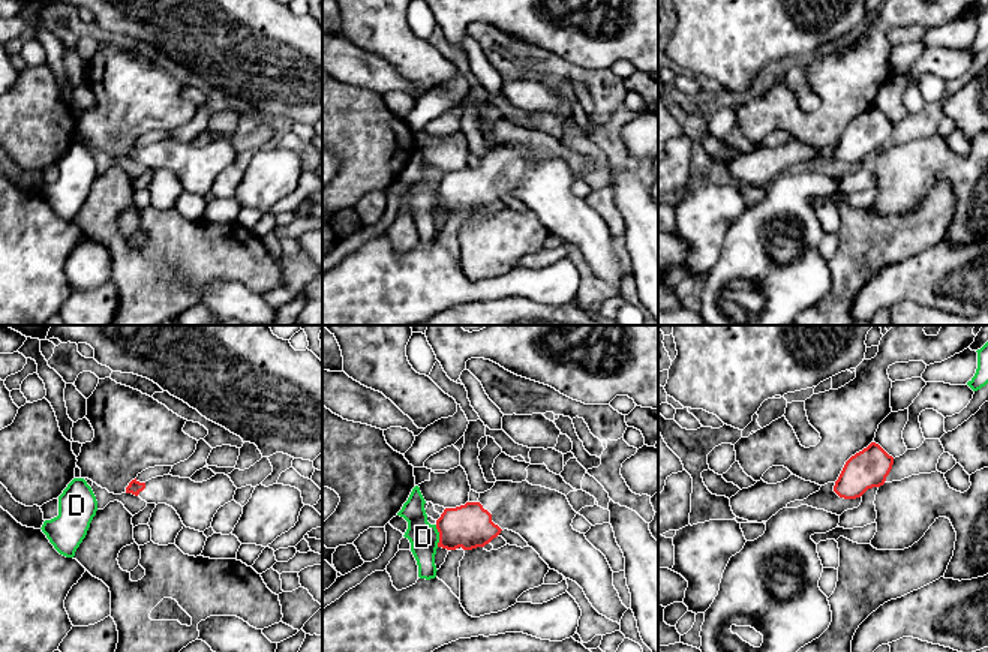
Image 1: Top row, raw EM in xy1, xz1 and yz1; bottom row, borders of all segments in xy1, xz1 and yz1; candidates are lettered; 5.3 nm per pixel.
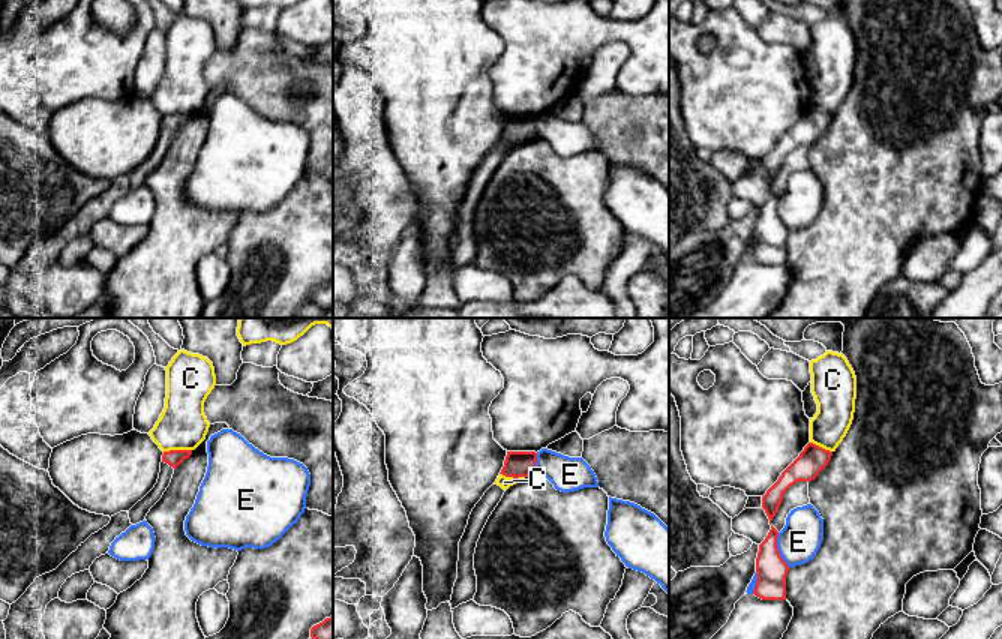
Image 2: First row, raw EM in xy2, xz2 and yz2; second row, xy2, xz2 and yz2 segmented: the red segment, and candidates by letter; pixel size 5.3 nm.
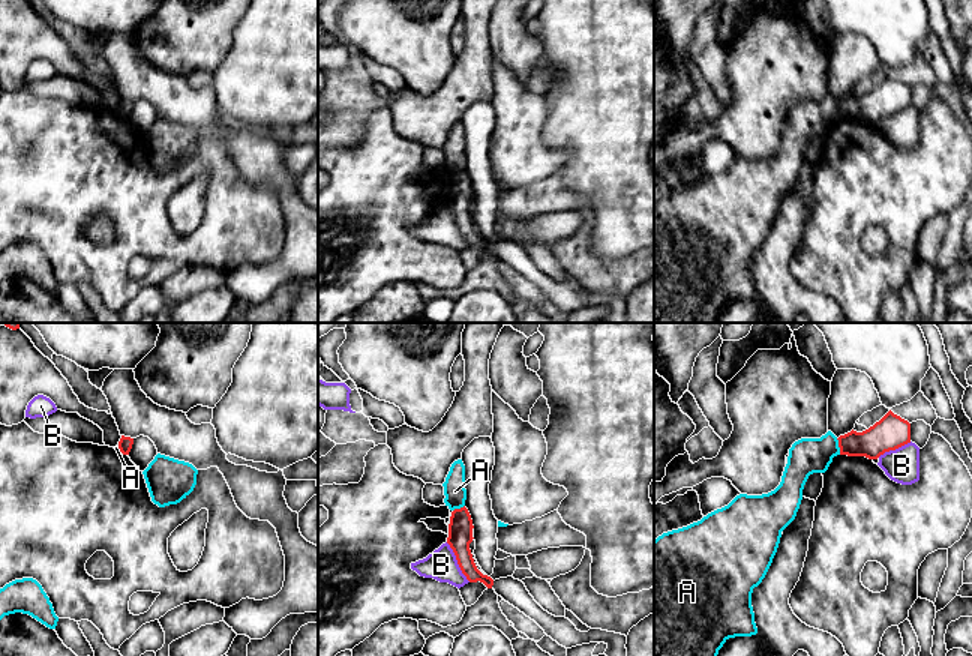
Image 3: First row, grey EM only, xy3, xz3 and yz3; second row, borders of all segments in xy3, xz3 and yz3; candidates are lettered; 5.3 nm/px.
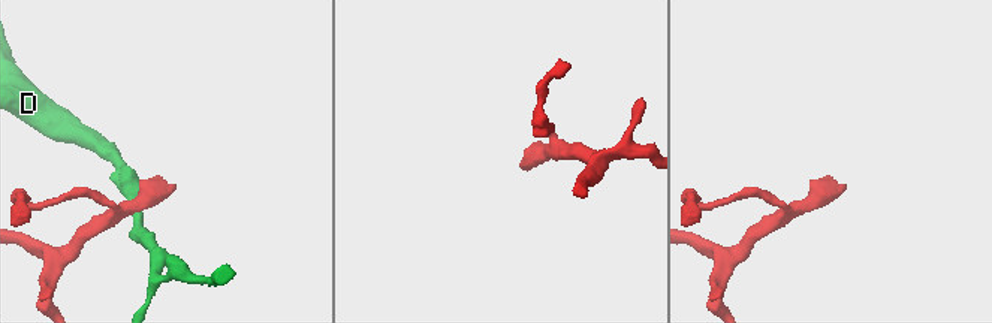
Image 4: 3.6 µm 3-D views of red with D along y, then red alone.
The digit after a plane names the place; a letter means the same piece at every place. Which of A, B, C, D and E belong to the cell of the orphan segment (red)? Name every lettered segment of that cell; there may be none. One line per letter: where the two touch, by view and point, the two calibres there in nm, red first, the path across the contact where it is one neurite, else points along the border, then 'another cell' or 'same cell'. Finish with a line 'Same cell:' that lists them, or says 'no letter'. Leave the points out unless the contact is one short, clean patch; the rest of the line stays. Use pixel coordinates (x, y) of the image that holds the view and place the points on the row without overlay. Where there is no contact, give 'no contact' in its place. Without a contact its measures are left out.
A: contact yz3 (839, 110); calibres 170 and 190 nm; border yz3 (836, 102), (840, 117); another cell
B: contact xz3 (458, 225); calibres 130 and 170 nm; another cell
C: contact xy2 (177, 114); calibres 90 and 260 nm; border xy2 (191, 113), (170, 113), (164, 116); another cell
D: contact xz1 (440, 200); calibres 240 and 160 nm; border xz1 (435, 189), (438, 210); another cell
E: contact yz2 (777, 213); calibres 160 and 220 nm; another cell
Same cell: no letter

